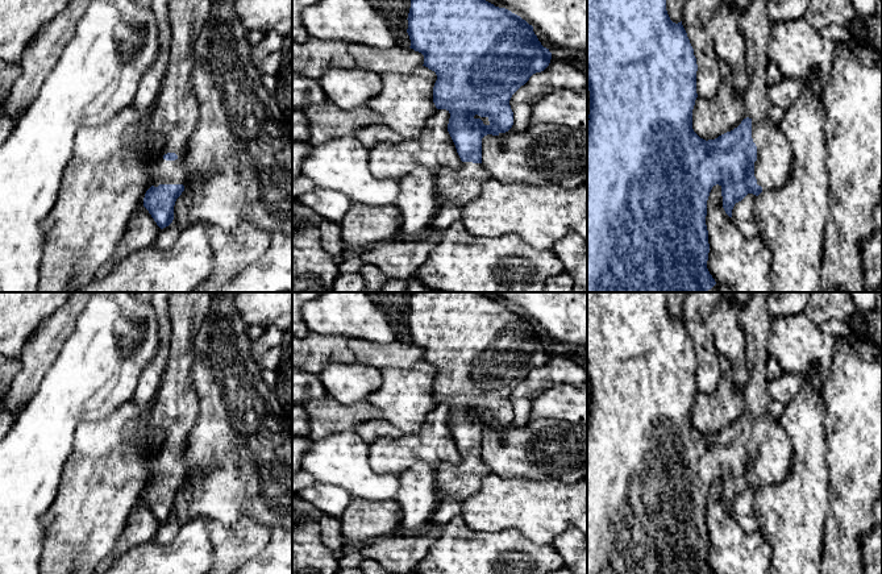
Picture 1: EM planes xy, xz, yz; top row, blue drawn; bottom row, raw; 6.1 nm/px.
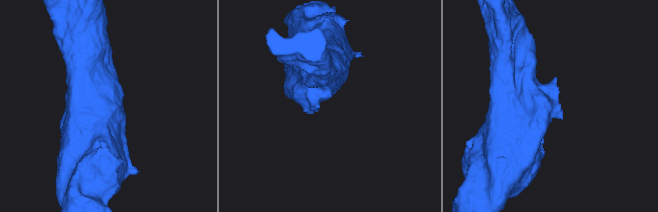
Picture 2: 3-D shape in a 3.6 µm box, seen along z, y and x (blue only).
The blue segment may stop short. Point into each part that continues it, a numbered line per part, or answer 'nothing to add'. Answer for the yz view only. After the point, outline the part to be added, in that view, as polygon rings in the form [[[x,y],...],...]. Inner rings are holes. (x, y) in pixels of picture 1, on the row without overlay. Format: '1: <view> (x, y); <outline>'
1: yz (773, 462); [[[752,292],[740,311],[749,371],[744,402],[746,412],[752,415],[752,433],[757,441],[754,471],[762,486],[778,484],[785,481],[791,470],[794,457],[791,438],[767,409],[771,400],[766,371],[770,358],[771,328],[767,296],[769,292]]]

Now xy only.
1: xy (174, 410); [[[170,292],[171,338],[161,387],[151,402],[146,423],[146,442],[155,430],[163,432],[162,445],[151,461],[153,481],[186,479],[184,450],[197,417],[199,400],[191,370],[195,362],[194,338],[201,326],[215,292]]]

